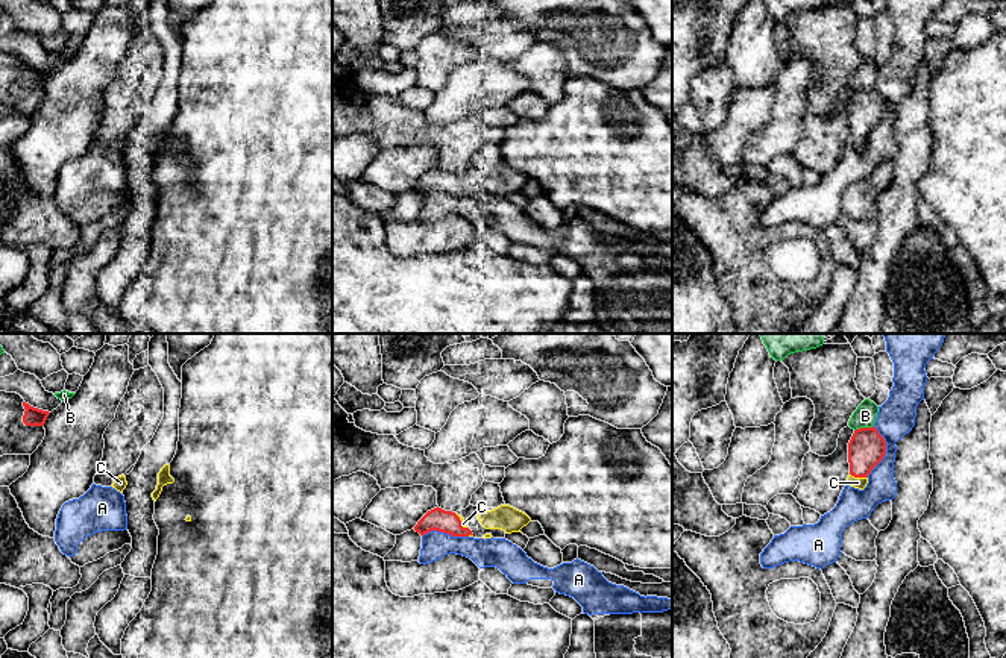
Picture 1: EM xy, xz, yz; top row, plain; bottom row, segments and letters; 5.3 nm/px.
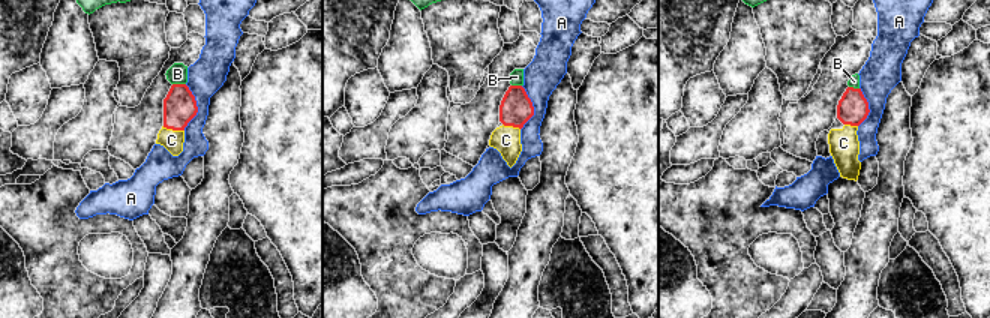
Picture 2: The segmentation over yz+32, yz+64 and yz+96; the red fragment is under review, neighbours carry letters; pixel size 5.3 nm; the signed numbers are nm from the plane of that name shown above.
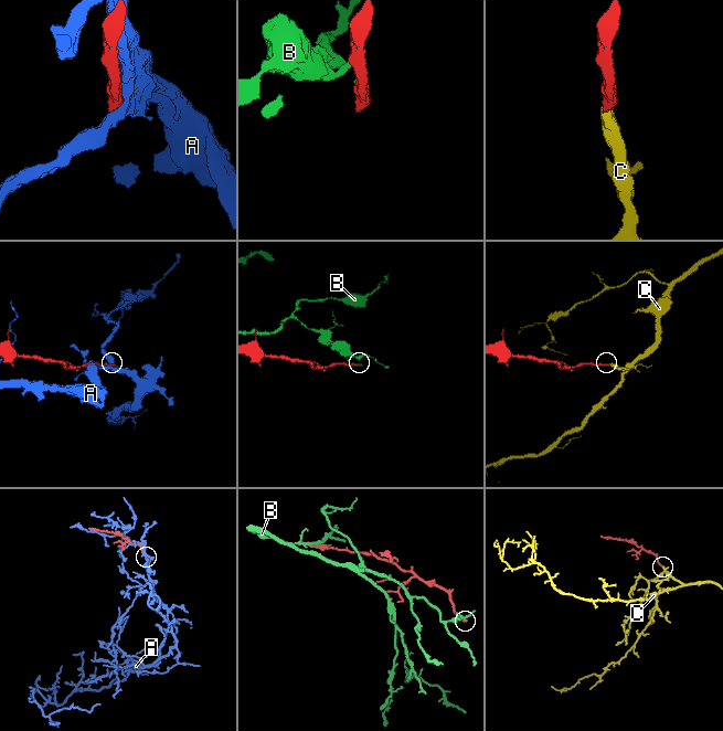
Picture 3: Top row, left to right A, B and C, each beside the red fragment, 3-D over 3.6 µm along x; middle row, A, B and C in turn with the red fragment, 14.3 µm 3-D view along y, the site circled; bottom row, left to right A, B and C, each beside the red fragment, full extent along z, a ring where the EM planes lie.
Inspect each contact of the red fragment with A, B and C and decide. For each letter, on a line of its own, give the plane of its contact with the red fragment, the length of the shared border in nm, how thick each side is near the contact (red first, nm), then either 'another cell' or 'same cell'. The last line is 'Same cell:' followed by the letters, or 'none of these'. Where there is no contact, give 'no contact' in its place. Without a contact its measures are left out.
A: yz | 280 nm | 200/200 nm | another cell
B: yz | 110 nm | 200/120 nm | another cell
C: yz | 100 nm | 200/60 nm | same cell
Same cell: C

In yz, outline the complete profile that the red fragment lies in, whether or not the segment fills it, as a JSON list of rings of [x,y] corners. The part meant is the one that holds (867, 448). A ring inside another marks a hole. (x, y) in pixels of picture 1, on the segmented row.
[[[874,426],[856,429],[848,443],[850,475],[847,485],[863,490],[868,484],[868,475],[885,453],[886,441]]]

